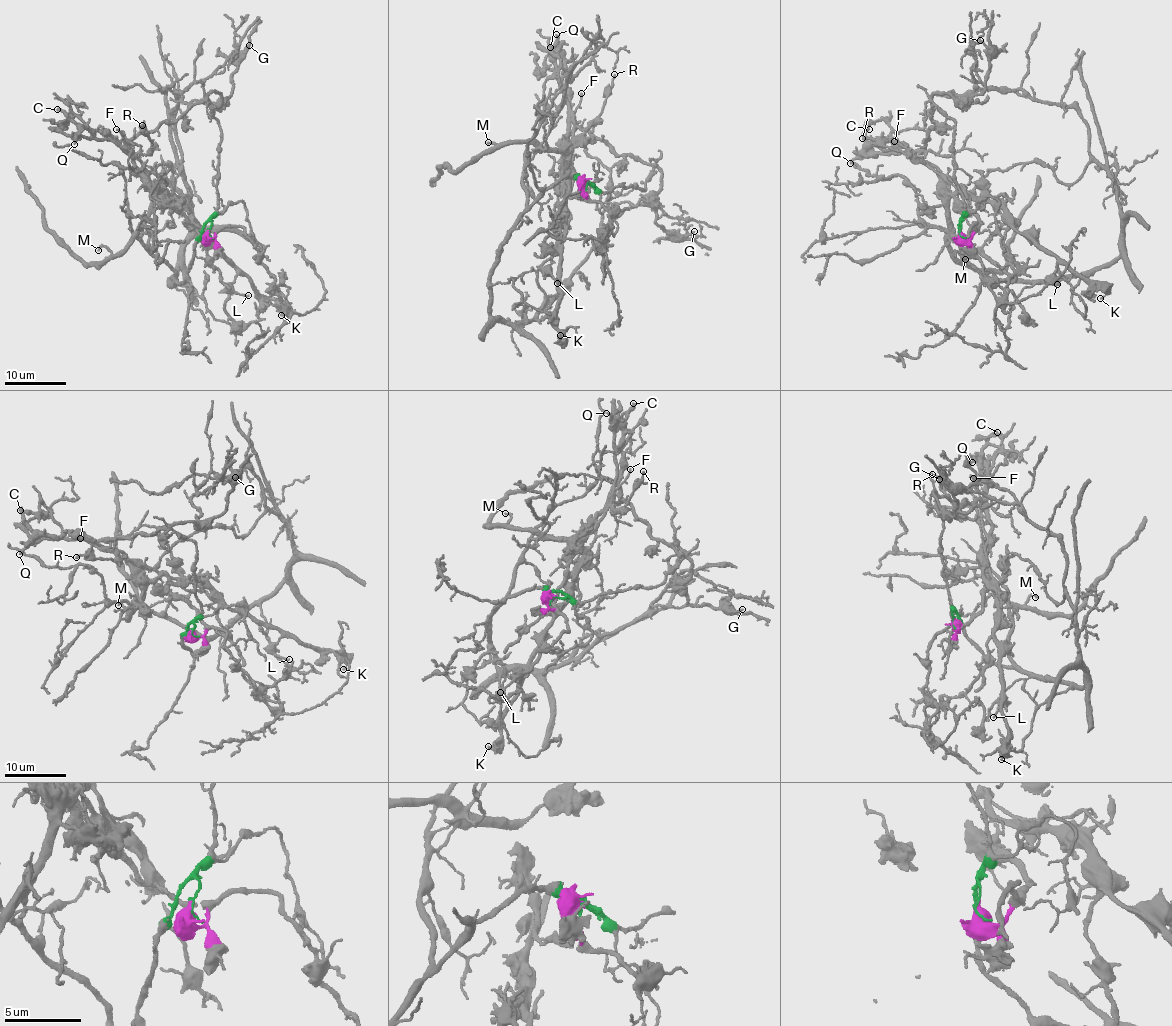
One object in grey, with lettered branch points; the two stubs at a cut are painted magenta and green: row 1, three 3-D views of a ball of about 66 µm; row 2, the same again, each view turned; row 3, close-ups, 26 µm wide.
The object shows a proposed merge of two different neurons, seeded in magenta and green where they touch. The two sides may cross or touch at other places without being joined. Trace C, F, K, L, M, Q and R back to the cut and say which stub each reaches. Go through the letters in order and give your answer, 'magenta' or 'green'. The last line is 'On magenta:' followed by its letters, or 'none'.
C: magenta
F: magenta
K: magenta
L: magenta
M: magenta
Q: magenta
R: magenta
On magenta: C, F, K, L, M, Q, R

